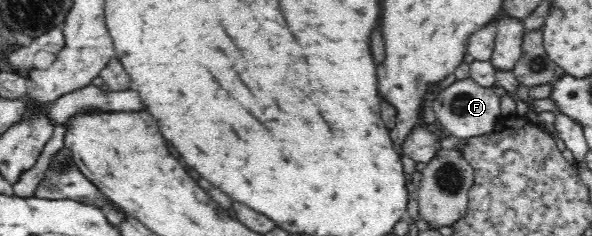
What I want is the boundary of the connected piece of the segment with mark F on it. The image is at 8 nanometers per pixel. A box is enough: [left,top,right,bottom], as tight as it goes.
[432,78,501,139]

